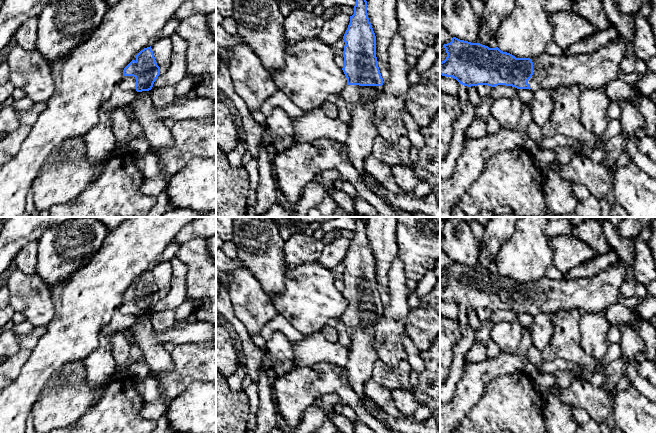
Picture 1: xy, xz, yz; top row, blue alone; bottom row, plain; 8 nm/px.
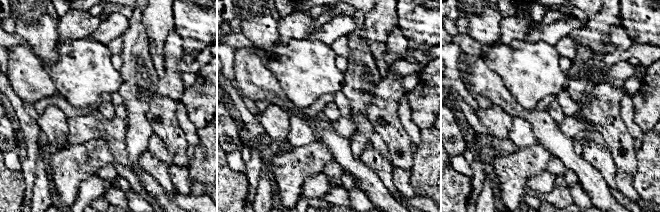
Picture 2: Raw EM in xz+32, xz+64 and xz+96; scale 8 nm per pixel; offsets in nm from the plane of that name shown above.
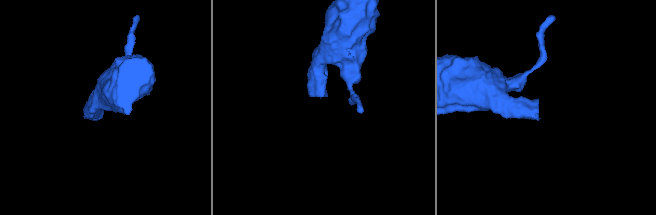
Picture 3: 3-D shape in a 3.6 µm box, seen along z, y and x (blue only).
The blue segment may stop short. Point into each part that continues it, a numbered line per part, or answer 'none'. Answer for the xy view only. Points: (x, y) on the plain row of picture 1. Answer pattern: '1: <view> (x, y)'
1: xy (127, 307)

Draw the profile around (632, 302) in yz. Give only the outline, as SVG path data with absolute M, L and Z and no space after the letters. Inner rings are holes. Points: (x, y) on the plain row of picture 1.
M621 294L618 296L618 302L621 303L622 305L630 308L635 308L637 307L642 300L639 300L636 296L633 297L625 297Z

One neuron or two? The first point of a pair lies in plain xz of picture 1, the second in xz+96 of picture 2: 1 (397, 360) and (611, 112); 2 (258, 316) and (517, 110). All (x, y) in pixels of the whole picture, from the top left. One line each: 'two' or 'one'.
1: one
2: one

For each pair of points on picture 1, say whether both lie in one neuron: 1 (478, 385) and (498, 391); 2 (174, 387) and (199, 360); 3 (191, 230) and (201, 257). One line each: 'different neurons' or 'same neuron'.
1: different neurons
2: same neuron
3: different neurons

